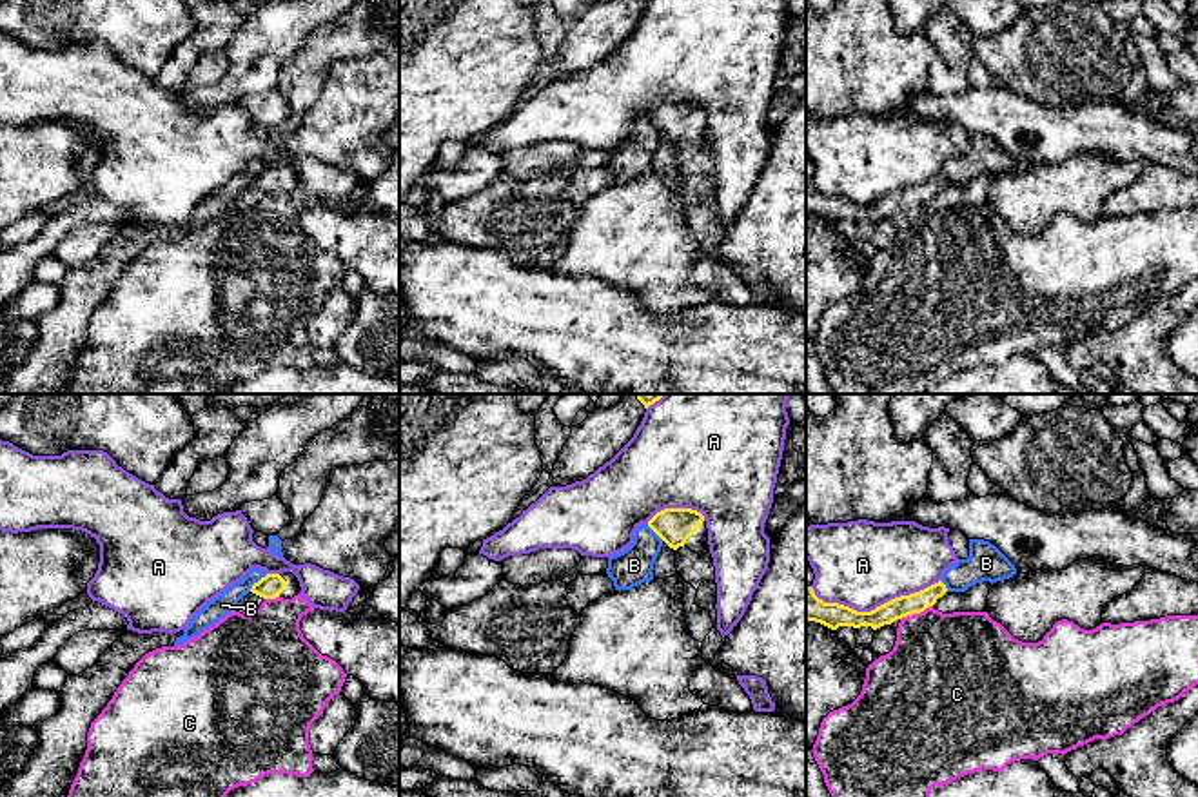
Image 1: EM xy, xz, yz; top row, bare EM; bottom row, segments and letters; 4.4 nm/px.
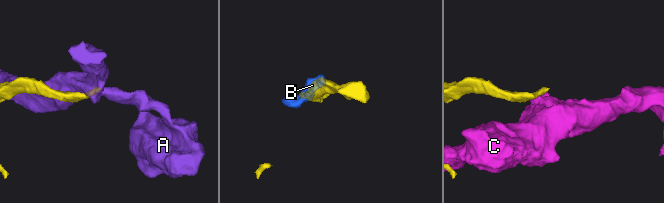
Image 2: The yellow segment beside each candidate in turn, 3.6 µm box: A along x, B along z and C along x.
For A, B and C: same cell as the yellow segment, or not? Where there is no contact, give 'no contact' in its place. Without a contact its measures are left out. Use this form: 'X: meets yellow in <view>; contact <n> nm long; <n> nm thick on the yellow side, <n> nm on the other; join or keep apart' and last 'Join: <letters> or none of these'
A: meets yellow in yz; contact 600 nm long; 110 nm thick on the yellow side, 380 nm on the other; keep apart
B: meets yellow in xy; contact 120 nm long; 110 nm thick on the yellow side, 90 nm on the other; keep apart
C: meets yellow in yz; contact 160 nm long; 100 nm thick on the yellow side, 440 nm on the other; keep apart
Join: none of these

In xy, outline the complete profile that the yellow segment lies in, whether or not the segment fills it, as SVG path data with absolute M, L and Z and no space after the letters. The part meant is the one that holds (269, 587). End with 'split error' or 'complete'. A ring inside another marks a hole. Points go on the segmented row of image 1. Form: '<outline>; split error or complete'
M292 572L267 574L250 588L252 594L263 599L292 599L301 592L300 581Z; split error

